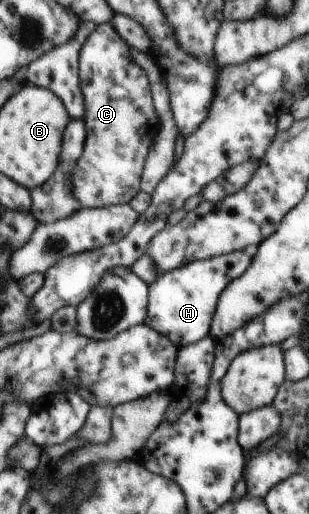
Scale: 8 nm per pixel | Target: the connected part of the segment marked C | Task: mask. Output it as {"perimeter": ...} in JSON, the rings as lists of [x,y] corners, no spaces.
{"perimeter":[[[110,23],[97,24],[88,41],[80,51],[80,89],[84,97],[84,123],[86,139],[84,149],[76,169],[72,174],[72,188],[76,201],[82,208],[99,208],[120,205],[129,201],[141,190],[144,164],[156,135],[160,129],[160,119],[154,109],[150,81],[144,68],[140,67],[130,53],[132,47],[116,33]]]}

